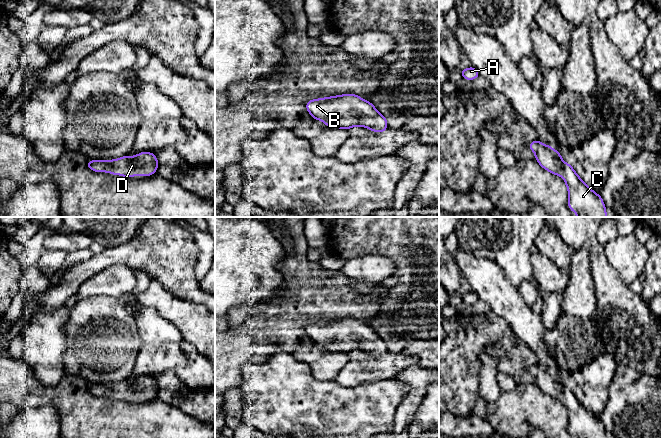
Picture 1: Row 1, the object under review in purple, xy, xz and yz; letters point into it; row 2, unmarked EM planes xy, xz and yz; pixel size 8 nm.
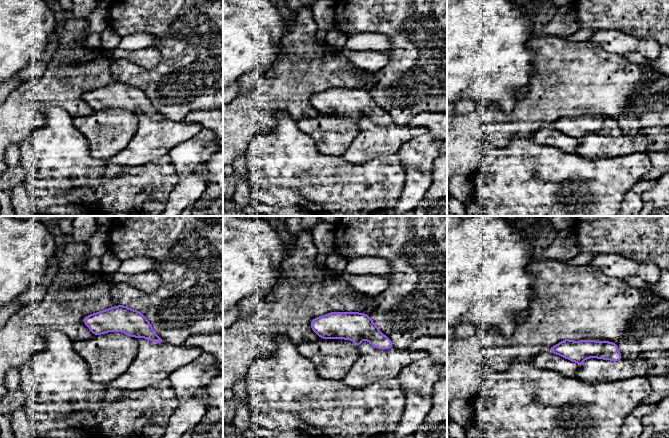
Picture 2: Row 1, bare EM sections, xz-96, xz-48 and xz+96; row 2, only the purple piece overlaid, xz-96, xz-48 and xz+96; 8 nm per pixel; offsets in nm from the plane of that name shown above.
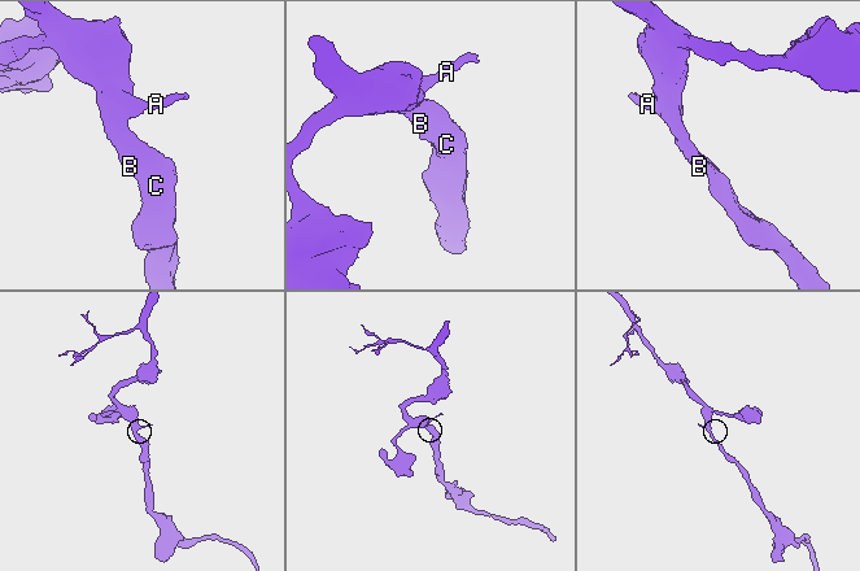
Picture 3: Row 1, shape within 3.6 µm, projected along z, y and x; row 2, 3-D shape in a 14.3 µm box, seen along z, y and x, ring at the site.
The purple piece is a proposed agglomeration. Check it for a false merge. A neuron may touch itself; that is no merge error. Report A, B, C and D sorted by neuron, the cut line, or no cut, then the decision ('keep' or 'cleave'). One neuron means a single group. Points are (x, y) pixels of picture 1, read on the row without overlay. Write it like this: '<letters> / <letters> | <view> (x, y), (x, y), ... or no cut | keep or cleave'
A B C D | no cut | keep

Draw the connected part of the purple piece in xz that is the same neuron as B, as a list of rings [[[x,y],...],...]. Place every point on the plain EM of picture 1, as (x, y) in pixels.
[[[354,318],[313,323],[306,327],[306,332],[312,342],[331,352],[362,350],[374,356],[383,356],[388,352],[387,343],[372,327]]]

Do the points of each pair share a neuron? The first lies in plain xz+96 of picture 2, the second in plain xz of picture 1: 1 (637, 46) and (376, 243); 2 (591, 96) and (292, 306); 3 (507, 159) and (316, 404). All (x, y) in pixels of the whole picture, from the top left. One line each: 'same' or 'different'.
1: different
2: same
3: same

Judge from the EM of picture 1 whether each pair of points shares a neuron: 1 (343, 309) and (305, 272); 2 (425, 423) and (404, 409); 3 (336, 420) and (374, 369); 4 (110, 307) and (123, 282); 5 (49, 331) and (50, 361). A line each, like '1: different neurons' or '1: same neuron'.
1: same neuron
2: different neurons
3: different neurons
4: different neurons
5: same neuron

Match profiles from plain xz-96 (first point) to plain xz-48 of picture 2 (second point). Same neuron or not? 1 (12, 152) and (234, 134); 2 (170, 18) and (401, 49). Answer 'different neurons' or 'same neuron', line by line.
1: different neurons
2: same neuron

